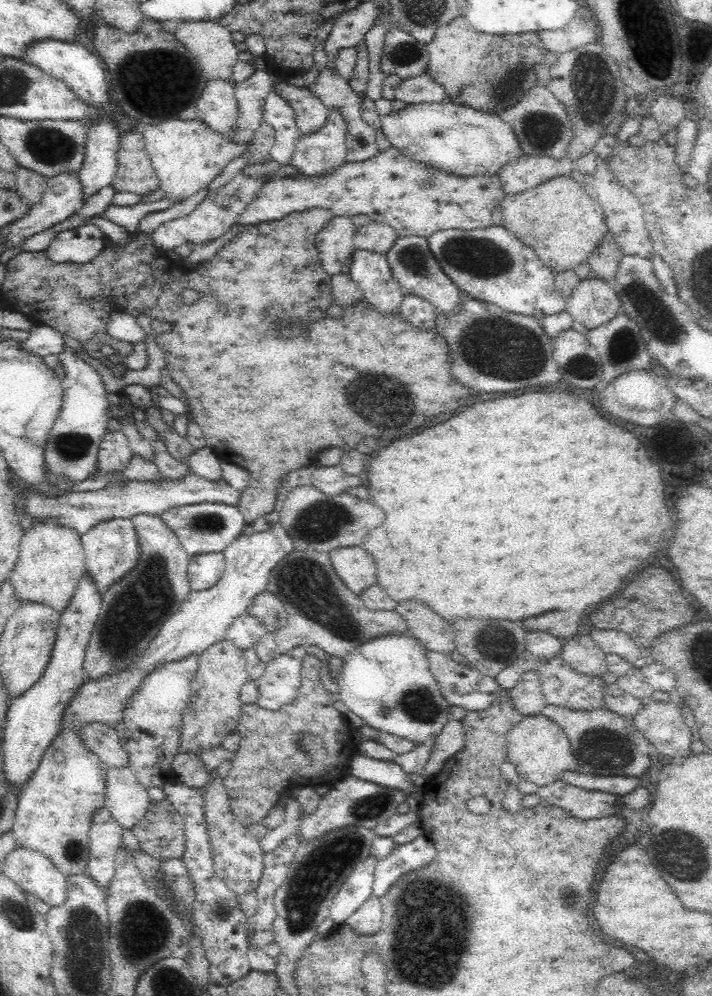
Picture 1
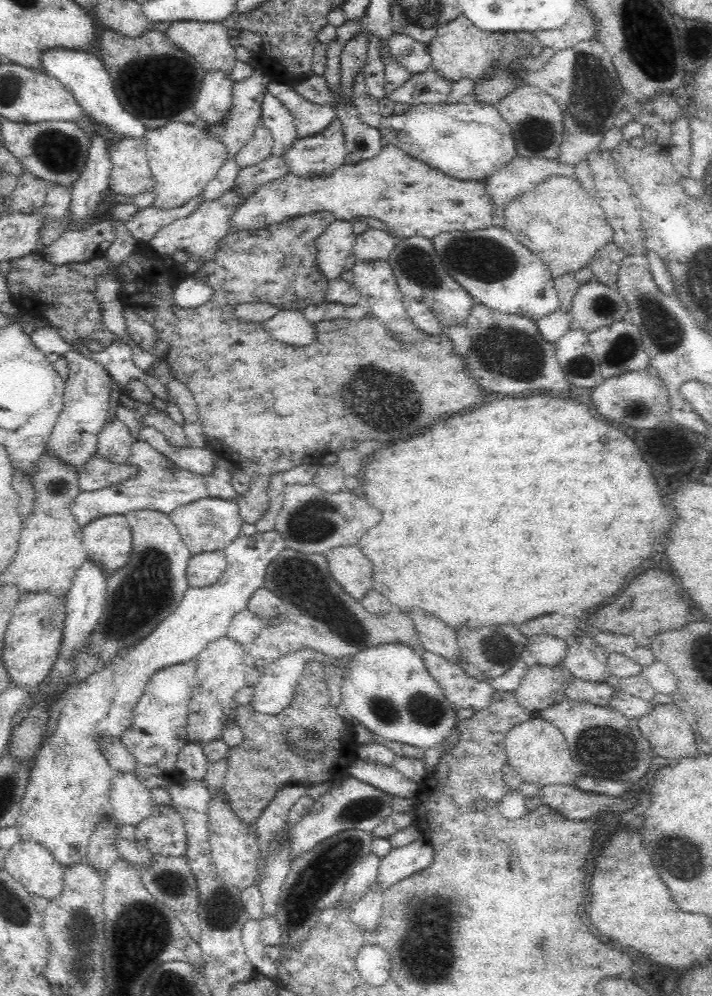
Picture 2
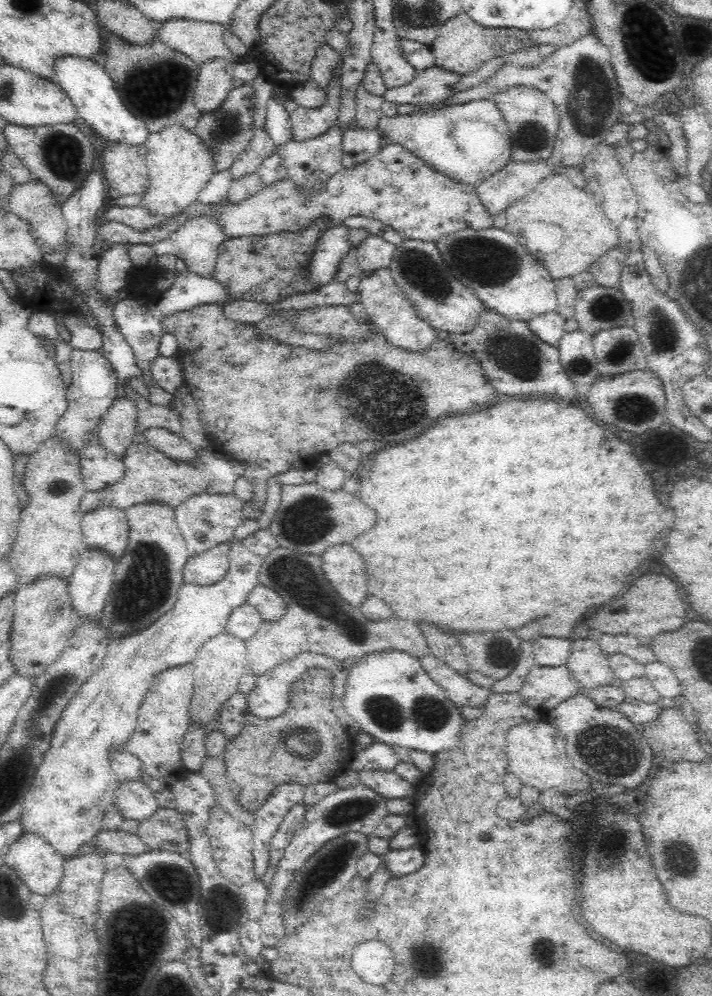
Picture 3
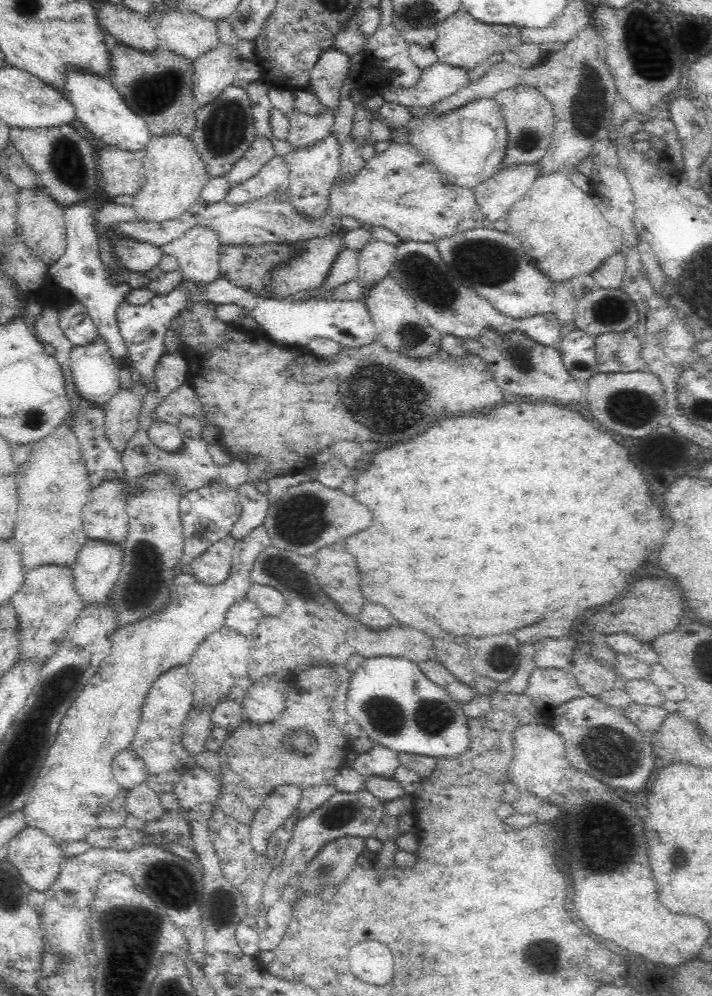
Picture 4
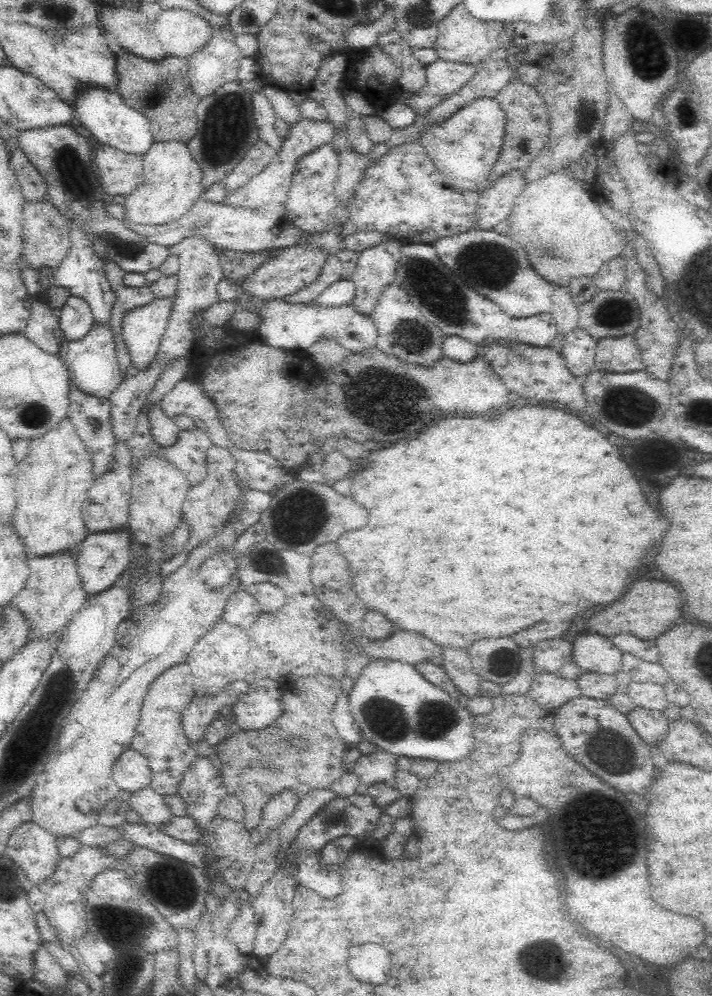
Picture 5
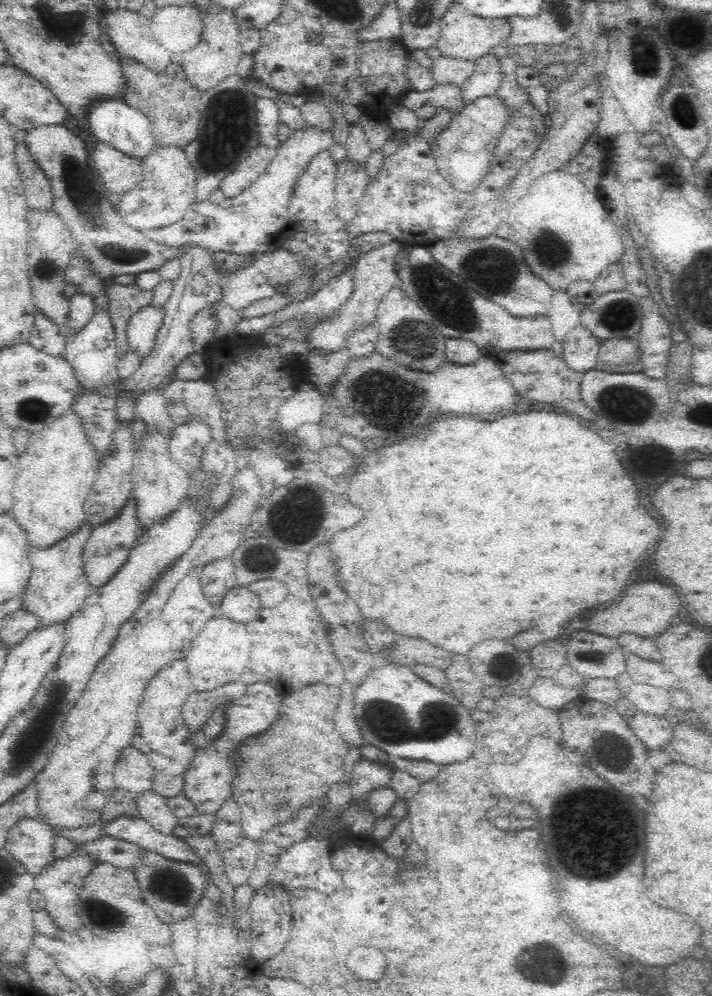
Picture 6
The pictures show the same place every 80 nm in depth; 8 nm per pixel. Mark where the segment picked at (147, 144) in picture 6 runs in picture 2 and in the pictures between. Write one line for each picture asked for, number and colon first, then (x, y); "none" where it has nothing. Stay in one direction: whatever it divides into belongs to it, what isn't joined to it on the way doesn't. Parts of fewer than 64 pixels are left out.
2: (82, 75)
3: (91, 90)
4: (98, 105)
5: (111, 121)

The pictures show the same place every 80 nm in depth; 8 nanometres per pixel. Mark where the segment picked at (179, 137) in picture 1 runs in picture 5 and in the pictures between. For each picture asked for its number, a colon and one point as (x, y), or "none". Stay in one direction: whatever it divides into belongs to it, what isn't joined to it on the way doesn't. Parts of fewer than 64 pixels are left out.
2: (182, 159)
3: (178, 167)
4: (175, 175)
5: (171, 178)

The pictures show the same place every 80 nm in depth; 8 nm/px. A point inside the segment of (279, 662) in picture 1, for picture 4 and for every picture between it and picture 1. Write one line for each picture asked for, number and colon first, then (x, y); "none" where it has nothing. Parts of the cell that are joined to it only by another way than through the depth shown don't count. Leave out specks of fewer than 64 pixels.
2: (274, 690)
3: (270, 695)
4: (264, 702)

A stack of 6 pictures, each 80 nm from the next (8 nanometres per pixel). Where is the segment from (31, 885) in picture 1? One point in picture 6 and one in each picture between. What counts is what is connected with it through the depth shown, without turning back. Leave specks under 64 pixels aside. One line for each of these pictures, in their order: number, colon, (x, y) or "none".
2: (34, 866)
3: (36, 862)
4: (37, 857)
5: (33, 848)
6: (30, 842)

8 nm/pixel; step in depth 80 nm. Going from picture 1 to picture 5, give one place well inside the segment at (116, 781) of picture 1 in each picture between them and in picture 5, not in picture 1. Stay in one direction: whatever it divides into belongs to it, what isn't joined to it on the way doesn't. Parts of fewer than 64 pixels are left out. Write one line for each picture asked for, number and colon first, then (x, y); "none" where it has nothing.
2: (130, 801)
3: (136, 801)
4: (141, 801)
5: (150, 805)

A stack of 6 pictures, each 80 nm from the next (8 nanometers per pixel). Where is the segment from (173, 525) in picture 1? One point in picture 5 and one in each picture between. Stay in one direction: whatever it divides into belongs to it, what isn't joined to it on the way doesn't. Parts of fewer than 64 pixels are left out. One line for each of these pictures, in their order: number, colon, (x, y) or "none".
2: (207, 524)
3: (206, 520)
4: (208, 513)
5: (208, 505)

